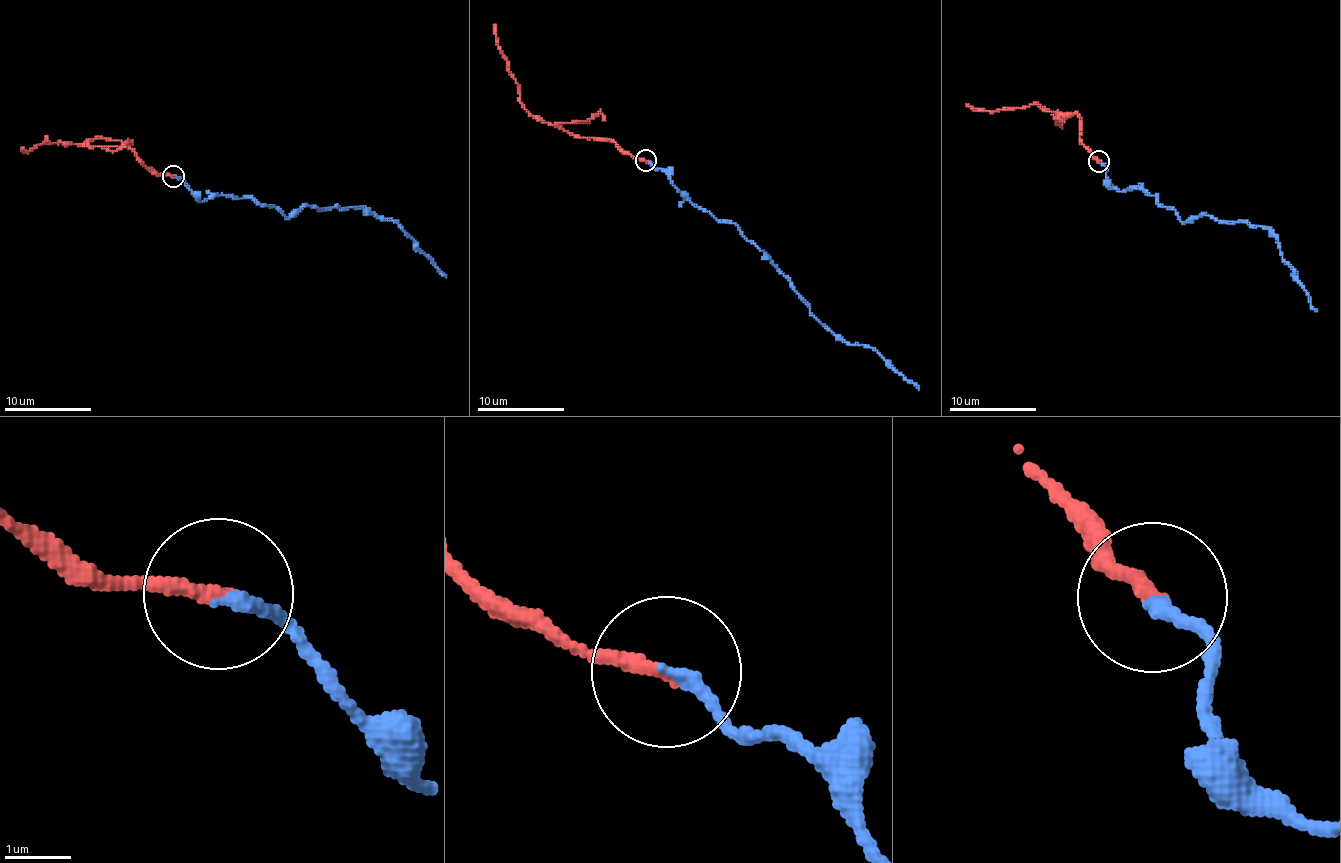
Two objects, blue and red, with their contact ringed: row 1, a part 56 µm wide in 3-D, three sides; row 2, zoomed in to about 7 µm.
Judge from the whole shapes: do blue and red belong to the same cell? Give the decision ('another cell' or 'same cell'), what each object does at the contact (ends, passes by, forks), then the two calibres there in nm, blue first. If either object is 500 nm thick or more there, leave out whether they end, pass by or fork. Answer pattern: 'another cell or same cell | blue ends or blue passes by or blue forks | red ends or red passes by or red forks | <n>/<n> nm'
another cell | blue ends | red ends | 200/200 nm

